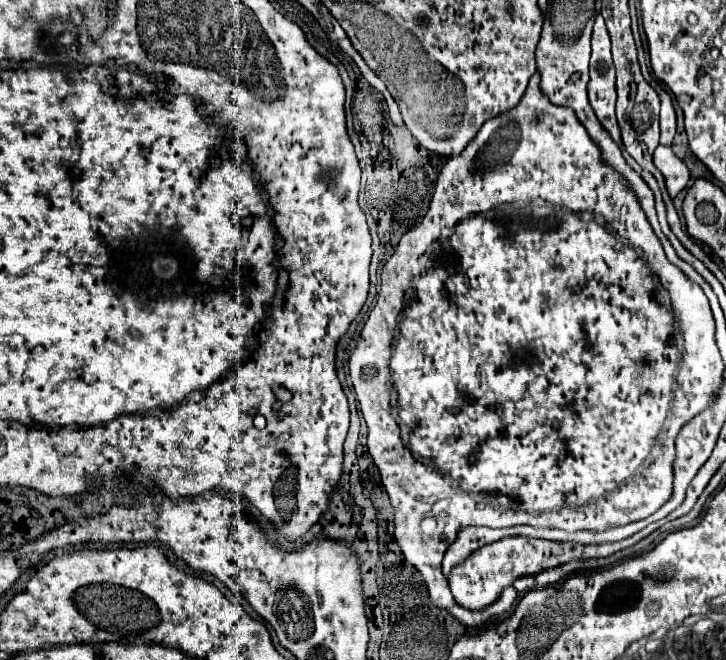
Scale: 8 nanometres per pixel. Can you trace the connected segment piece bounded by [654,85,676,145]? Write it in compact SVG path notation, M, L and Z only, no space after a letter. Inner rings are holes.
M654 85L654 89L658 91L660 101L662 101L662 111L660 111L660 131L662 131L662 135L660 135L660 143L670 145L672 139L674 139L674 133L676 133L676 113L674 113L674 107L672 107L672 97L662 85Z

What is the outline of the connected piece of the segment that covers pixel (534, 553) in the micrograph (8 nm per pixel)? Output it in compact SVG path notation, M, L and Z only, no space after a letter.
M508 537L474 551L474 555L470 555L466 561L462 561L452 569L448 583L454 599L462 603L464 609L482 611L492 603L496 603L502 589L512 585L522 575L536 575L538 571L548 571L550 567L558 567L562 563L568 563L570 559L592 559L592 557L598 557L594 545L578 545L578 549L574 551L562 551L562 543L526 539L526 537Z

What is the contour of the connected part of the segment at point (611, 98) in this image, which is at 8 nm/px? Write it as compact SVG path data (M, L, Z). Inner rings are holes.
M596 15L594 33L592 33L588 97L590 97L590 105L592 105L598 121L612 135L612 139L622 147L620 129L618 129L616 115L614 115L614 103L617 100L614 83L616 83L616 71L614 71L614 63L612 63L612 55L610 55L610 37L608 37L602 15Z

